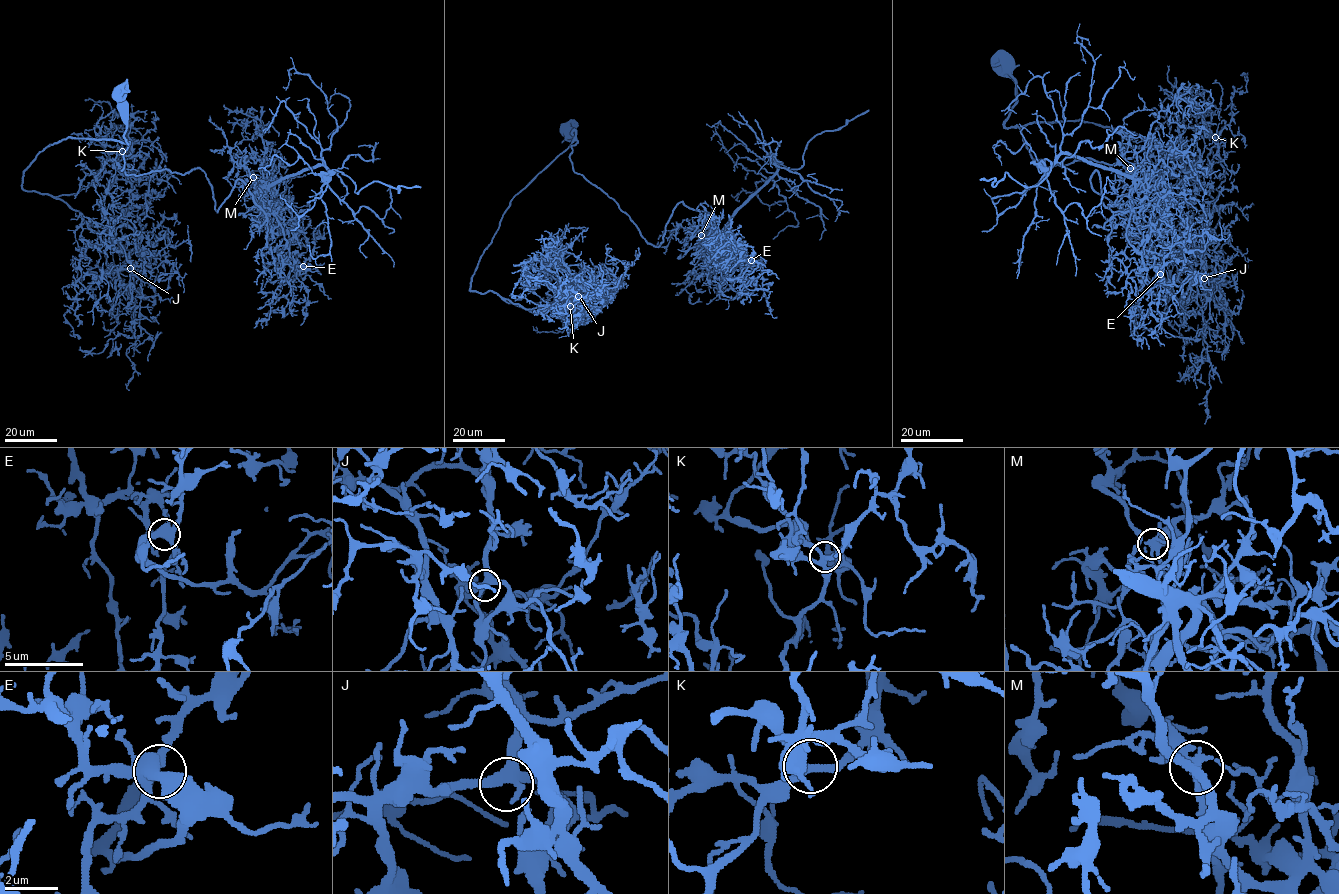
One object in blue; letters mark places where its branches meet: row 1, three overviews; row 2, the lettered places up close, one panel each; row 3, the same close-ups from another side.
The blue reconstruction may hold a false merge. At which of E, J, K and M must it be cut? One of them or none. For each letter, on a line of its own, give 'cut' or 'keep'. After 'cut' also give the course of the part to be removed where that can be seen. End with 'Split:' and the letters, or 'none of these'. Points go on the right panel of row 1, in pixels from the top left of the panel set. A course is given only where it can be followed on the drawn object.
E: keep
J: keep
K: keep
M: cut; foreign part runs (1130, 168), (1132, 177), (1061, 154), (1044, 160), (1036, 186), (1007, 173), (994, 186), (980, 179)
Split: M

